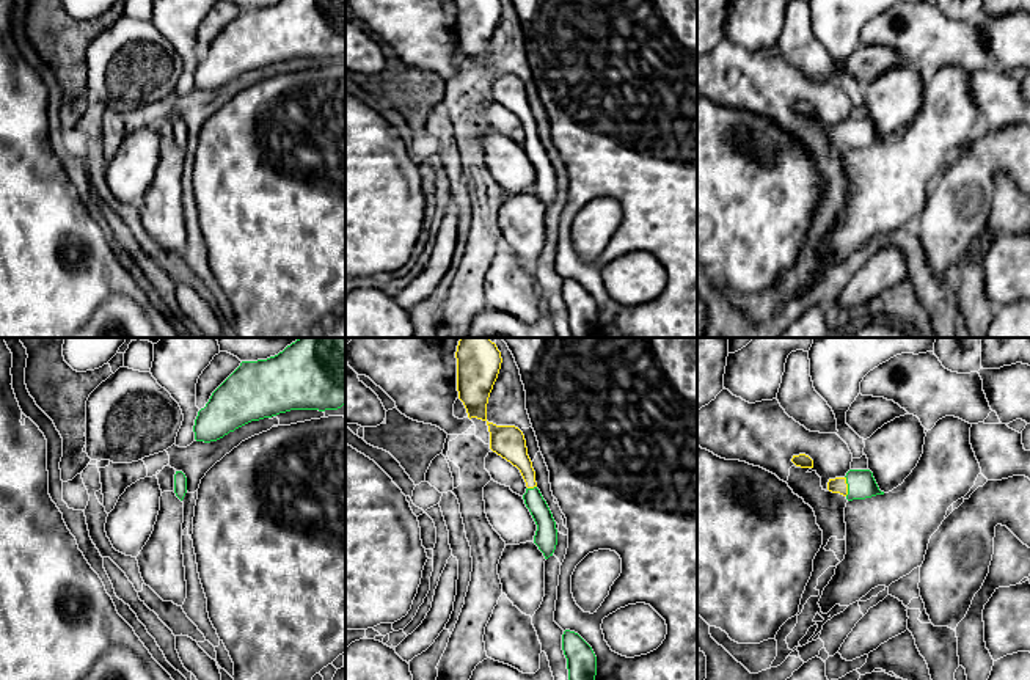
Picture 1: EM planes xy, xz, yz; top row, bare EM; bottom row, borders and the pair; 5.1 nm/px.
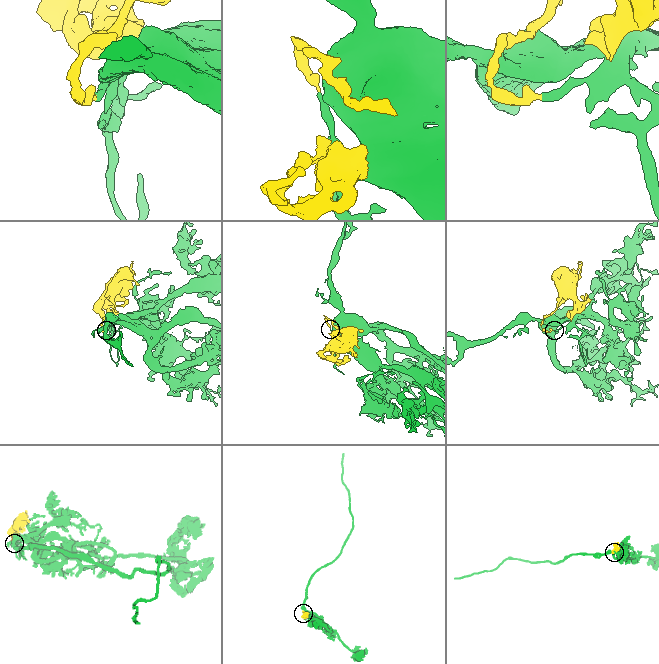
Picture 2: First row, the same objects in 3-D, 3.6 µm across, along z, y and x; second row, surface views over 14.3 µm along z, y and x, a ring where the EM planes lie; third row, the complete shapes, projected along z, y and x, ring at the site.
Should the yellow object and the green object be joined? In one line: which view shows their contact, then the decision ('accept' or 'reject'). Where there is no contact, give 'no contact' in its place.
meets yellow in yz; accept

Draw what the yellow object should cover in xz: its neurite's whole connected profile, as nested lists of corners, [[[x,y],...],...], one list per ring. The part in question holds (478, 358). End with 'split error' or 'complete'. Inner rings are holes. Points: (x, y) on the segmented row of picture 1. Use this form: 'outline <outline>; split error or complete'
outline [[[460,338],[457,391],[468,418],[487,421],[487,404],[501,369],[501,352],[488,338]]]; complete

